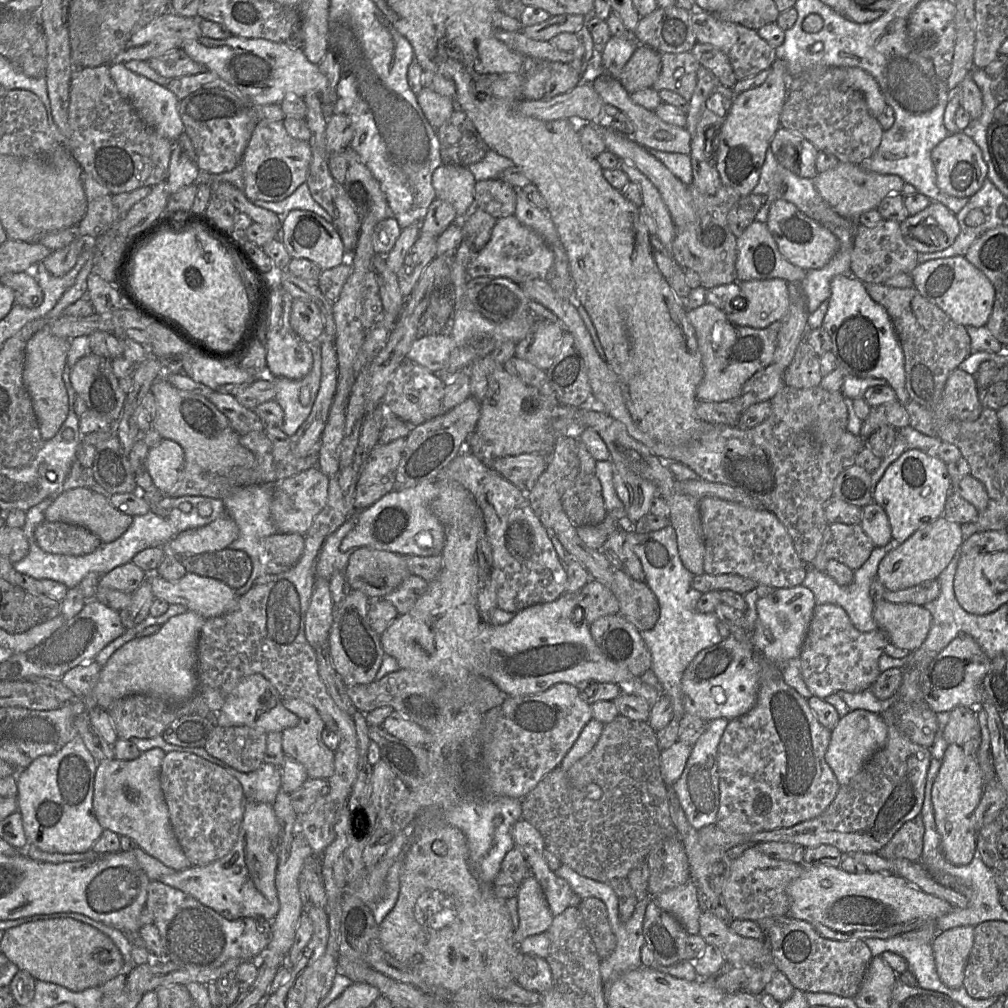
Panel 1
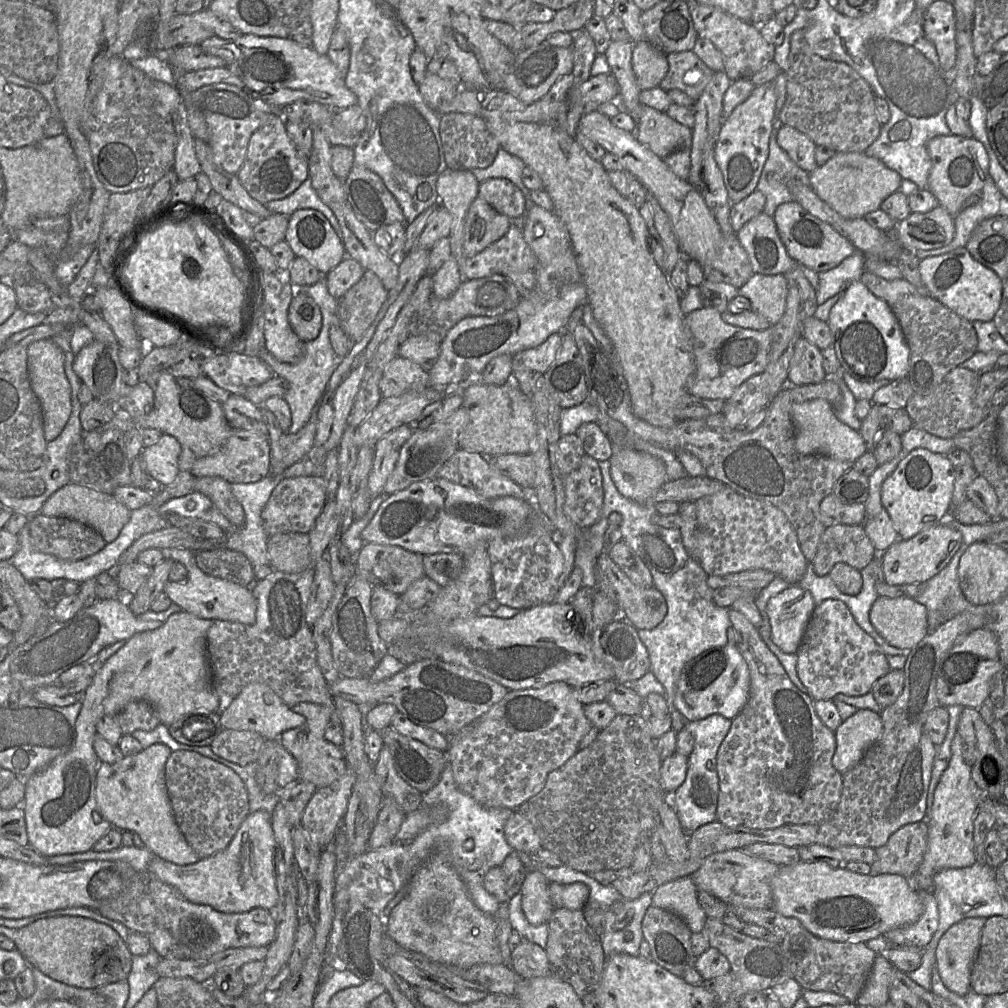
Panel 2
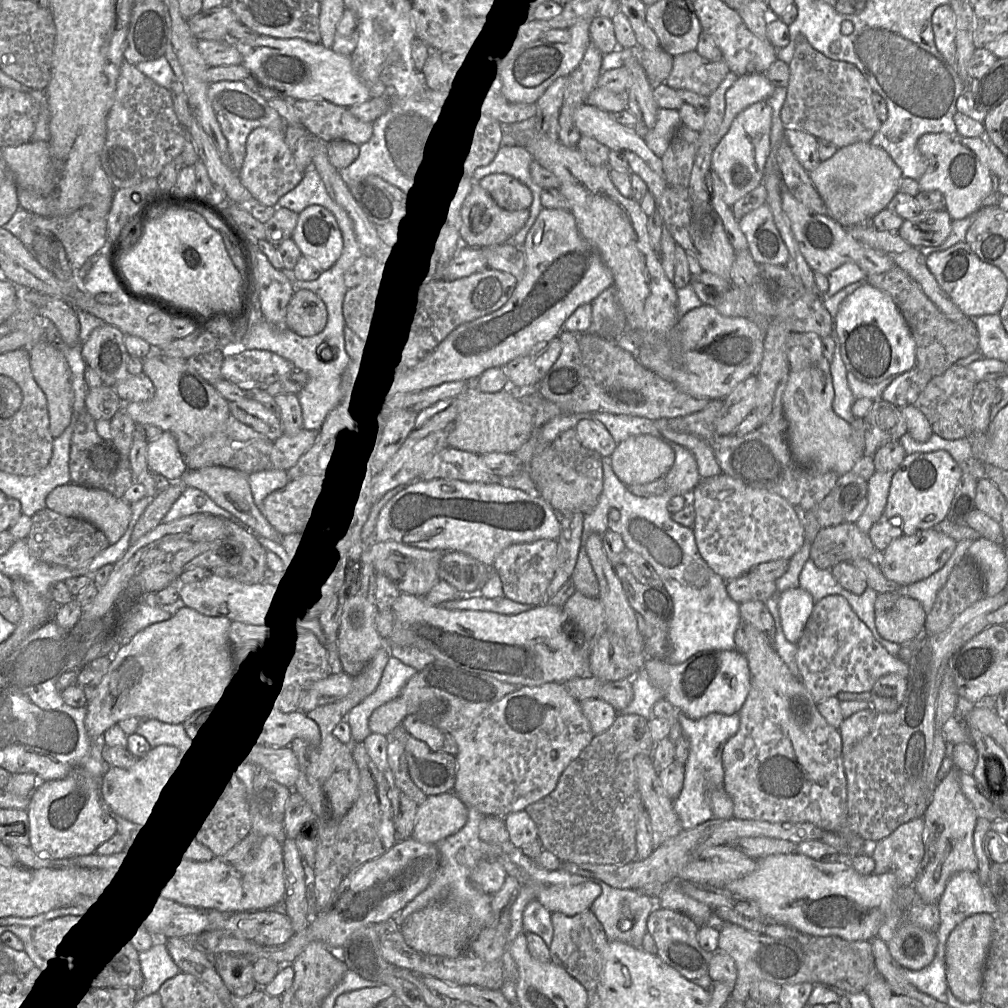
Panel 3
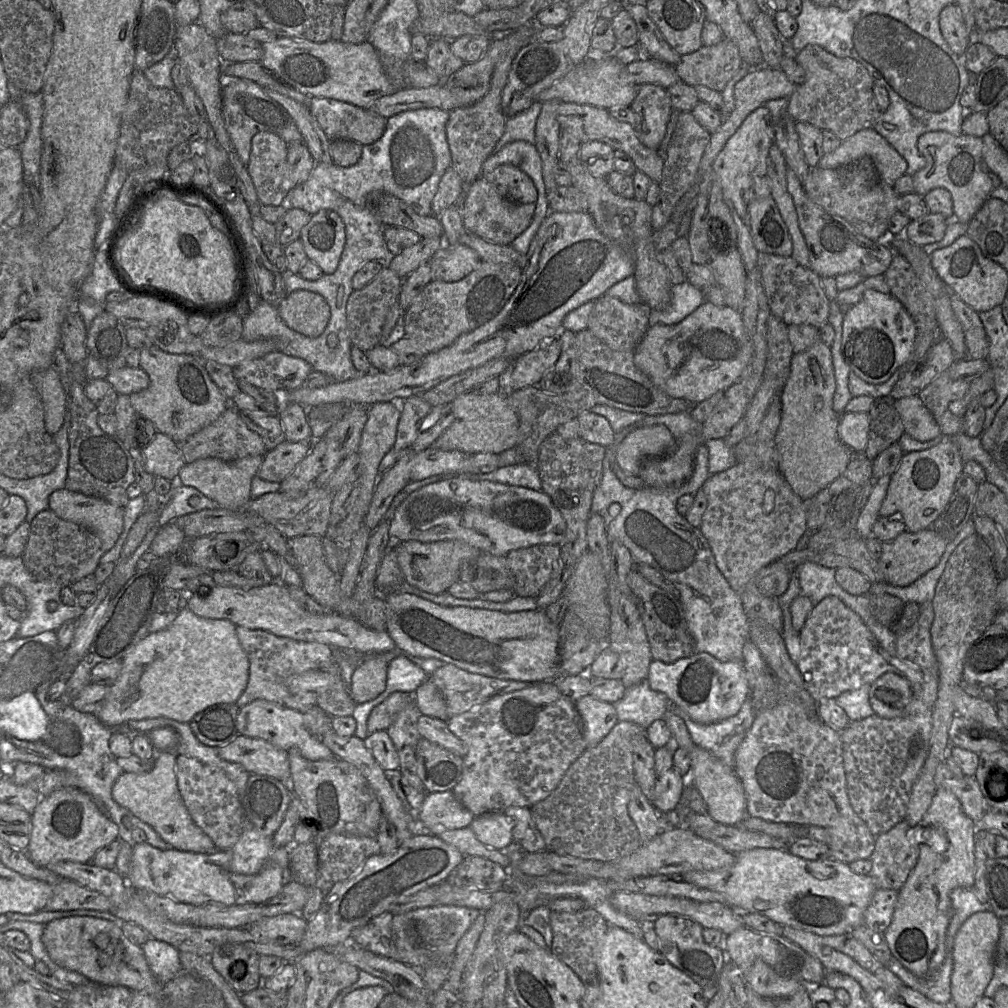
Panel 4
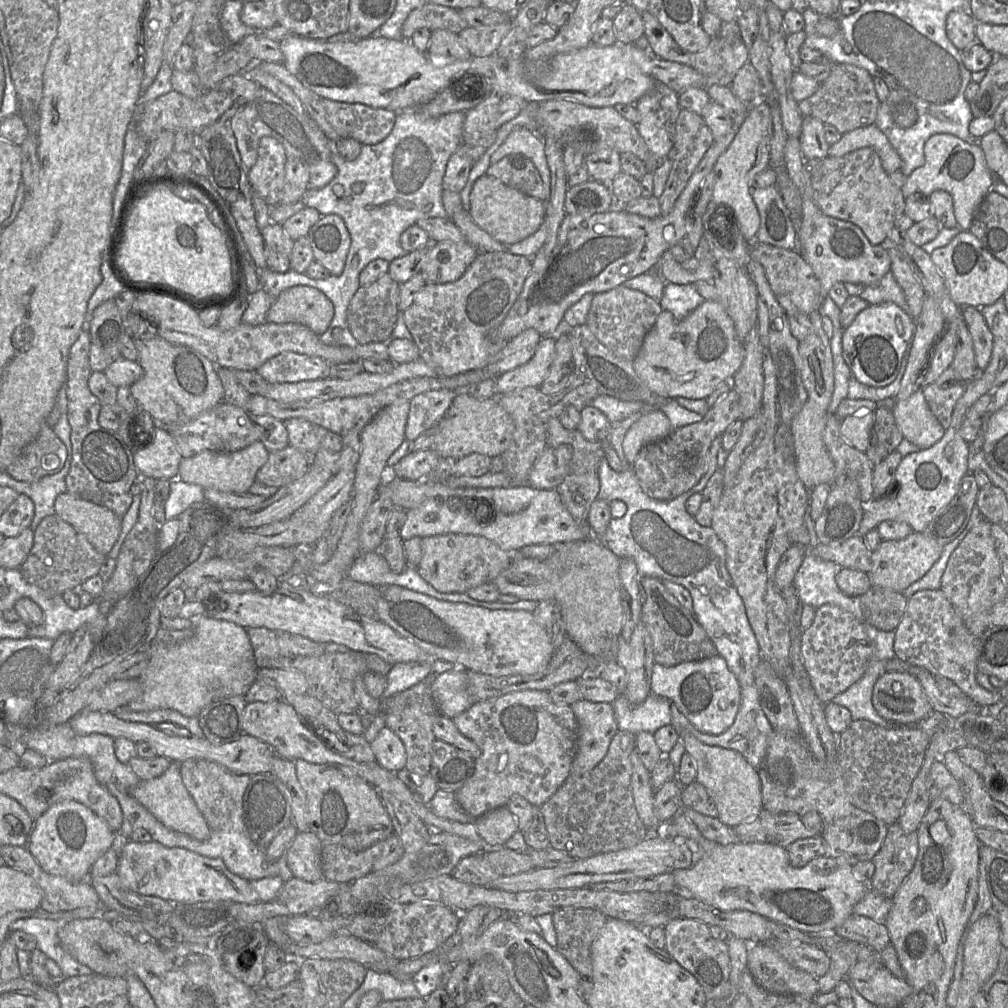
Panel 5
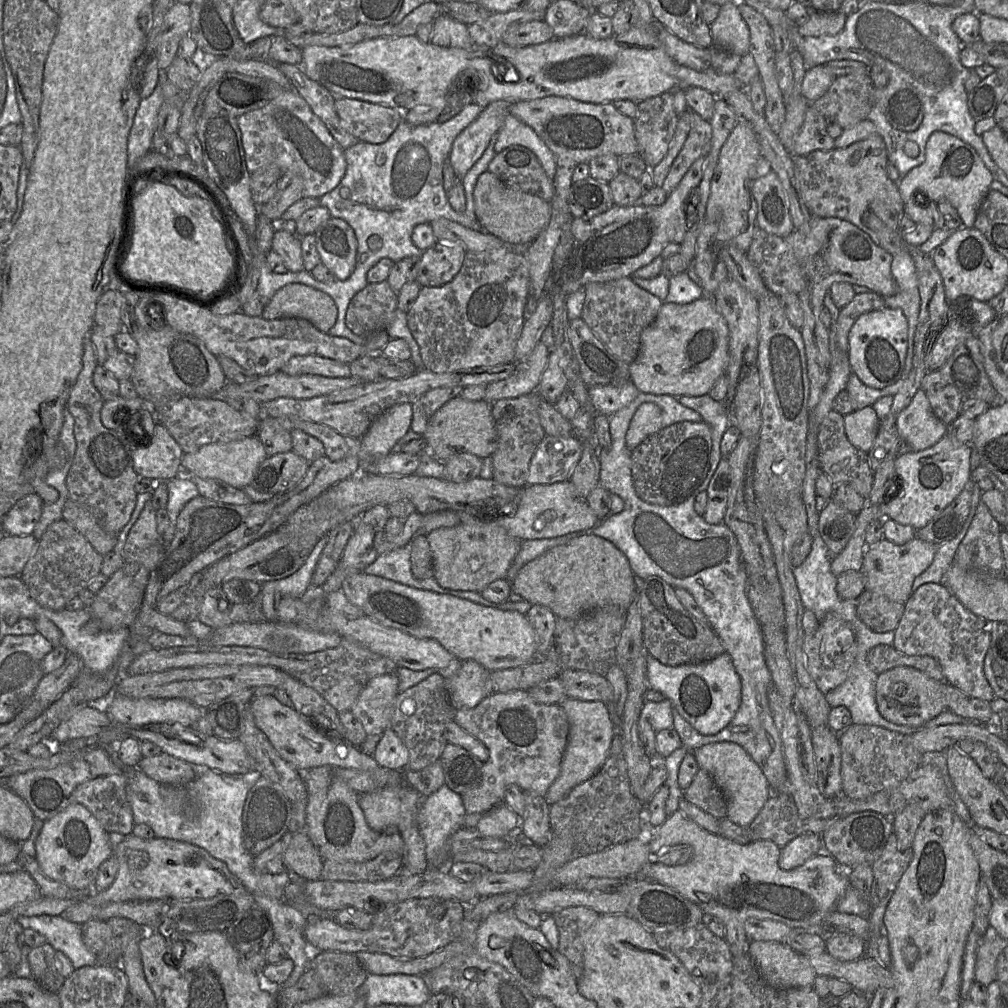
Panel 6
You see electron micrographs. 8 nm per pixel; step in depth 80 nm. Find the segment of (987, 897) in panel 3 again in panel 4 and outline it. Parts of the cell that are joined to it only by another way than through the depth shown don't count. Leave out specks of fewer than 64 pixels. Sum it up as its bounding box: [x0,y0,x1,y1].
[946,887,991,954]

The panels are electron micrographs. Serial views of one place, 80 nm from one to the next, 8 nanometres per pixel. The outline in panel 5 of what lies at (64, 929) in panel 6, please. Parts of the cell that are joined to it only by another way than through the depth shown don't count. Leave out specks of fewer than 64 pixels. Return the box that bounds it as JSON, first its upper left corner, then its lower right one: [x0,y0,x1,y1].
[10,916,91,978]

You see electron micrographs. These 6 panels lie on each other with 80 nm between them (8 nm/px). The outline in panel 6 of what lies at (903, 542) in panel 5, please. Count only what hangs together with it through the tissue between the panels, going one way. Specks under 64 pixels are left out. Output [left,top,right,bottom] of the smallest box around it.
[861,536,936,604]

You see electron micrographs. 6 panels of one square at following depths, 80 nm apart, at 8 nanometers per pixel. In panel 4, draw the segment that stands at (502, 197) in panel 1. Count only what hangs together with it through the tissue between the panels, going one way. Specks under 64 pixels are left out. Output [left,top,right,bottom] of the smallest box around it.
[481,164,538,204]

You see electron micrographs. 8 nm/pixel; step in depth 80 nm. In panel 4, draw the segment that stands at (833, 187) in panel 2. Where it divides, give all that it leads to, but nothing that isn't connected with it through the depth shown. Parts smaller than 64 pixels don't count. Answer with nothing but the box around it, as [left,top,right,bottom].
[817,127,906,187]

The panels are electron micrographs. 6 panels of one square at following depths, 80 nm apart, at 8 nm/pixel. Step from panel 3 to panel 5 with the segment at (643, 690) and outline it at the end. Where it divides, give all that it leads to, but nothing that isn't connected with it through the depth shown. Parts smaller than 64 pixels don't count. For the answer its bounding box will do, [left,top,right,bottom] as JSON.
[611,693,671,734]

